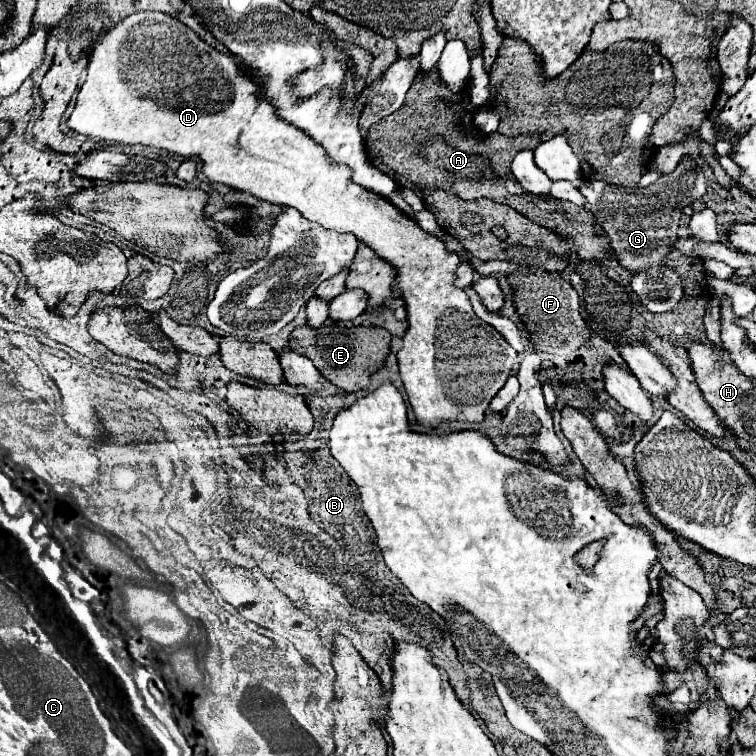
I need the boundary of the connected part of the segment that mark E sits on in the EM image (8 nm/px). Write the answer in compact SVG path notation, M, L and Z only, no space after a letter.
M328 322L318 332L308 326L294 328L290 336L290 348L314 362L320 374L330 380L336 388L344 392L360 392L368 386L370 376L384 366L386 356L390 354L390 332L374 326L358 326L358 328L342 328L340 324Z

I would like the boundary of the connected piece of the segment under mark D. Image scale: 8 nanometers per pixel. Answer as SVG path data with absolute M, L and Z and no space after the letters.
M136 12L120 20L99 42L90 41L90 36L92 34L84 30L80 36L68 40L68 52L74 60L85 46L89 50L88 80L78 92L76 108L68 120L68 126L74 132L96 140L144 144L182 158L200 158L202 172L208 180L250 192L270 204L292 206L304 218L318 222L324 228L352 232L358 240L370 244L378 256L390 260L398 268L396 278L402 288L402 298L406 300L410 324L404 334L404 346L398 352L398 364L416 422L428 428L440 428L446 422L478 424L484 420L490 400L508 380L514 364L514 348L474 314L466 292L454 288L458 256L446 252L446 246L438 238L426 236L418 224L406 220L390 200L352 184L350 168L332 164L322 146L306 132L278 118L276 112L272 112L272 104L262 96L262 90L238 70L230 54L218 52L200 40L194 30L174 16L164 12Z

